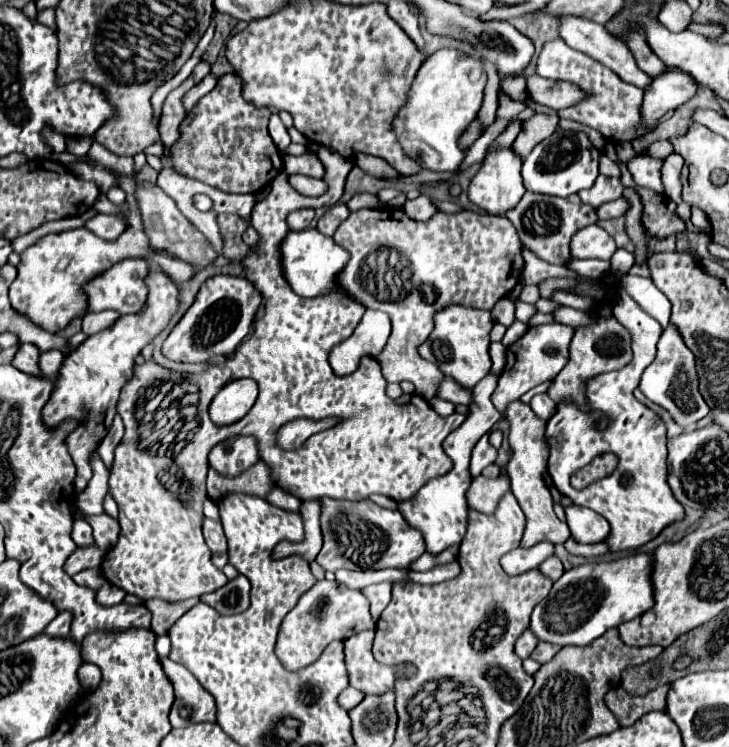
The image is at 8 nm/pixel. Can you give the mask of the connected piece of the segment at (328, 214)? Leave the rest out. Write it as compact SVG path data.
M338 202L338 204L334 204L332 208L328 208L328 210L320 216L316 228L318 228L322 234L332 236L332 234L336 232L336 228L348 218L348 214L350 214L348 206L346 206L344 202Z

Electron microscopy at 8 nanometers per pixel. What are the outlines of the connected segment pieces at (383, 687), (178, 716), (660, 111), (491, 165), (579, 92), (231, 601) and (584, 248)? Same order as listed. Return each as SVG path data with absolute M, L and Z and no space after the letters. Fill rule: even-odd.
M366 630L366 632L354 634L344 642L350 686L364 692L366 696L386 694L394 690L398 674L414 676L418 672L414 664L386 666L376 662L372 656L372 640L374 640L374 632Z
M162 660L164 672L168 674L176 700L170 710L172 728L188 726L194 722L216 722L216 702L208 690L184 668L172 660Z
M678 70L658 74L658 78L650 80L650 90L644 90L644 100L640 106L640 126L654 128L668 110L674 110L690 100L694 92L696 84L688 78L688 74Z
M506 148L502 152L488 154L482 160L480 172L470 182L470 188L468 188L470 202L480 206L488 214L506 214L508 210L512 210L520 202L524 192L526 192L524 184L522 184L522 176L520 176L520 166L522 166L520 158L510 148Z
M542 76L526 78L528 80L528 90L534 102L550 106L554 110L564 110L574 104L578 104L582 98L586 98L586 92L580 86L574 86L564 80L550 80Z
M238 574L234 580L230 580L226 586L218 588L216 592L200 596L200 600L212 606L222 616L240 614L250 606L250 580Z
M592 224L582 228L578 234L574 234L570 242L570 252L574 258L610 260L612 254L616 252L616 242L598 224Z

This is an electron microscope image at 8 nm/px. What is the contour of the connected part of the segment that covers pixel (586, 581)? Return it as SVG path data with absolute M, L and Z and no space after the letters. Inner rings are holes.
M634 554L614 562L584 564L554 582L550 594L534 608L530 630L542 642L556 646L586 646L606 630L628 622L654 606L650 554Z

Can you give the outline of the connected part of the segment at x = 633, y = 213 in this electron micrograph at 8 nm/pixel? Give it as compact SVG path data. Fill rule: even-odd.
M624 188L622 196L628 198L628 202L630 202L630 210L624 214L626 234L630 236L634 248L636 248L634 250L636 264L644 264L646 262L646 254L648 254L650 236L646 234L646 230L642 226L642 202L638 198L638 192L634 192L634 188Z

